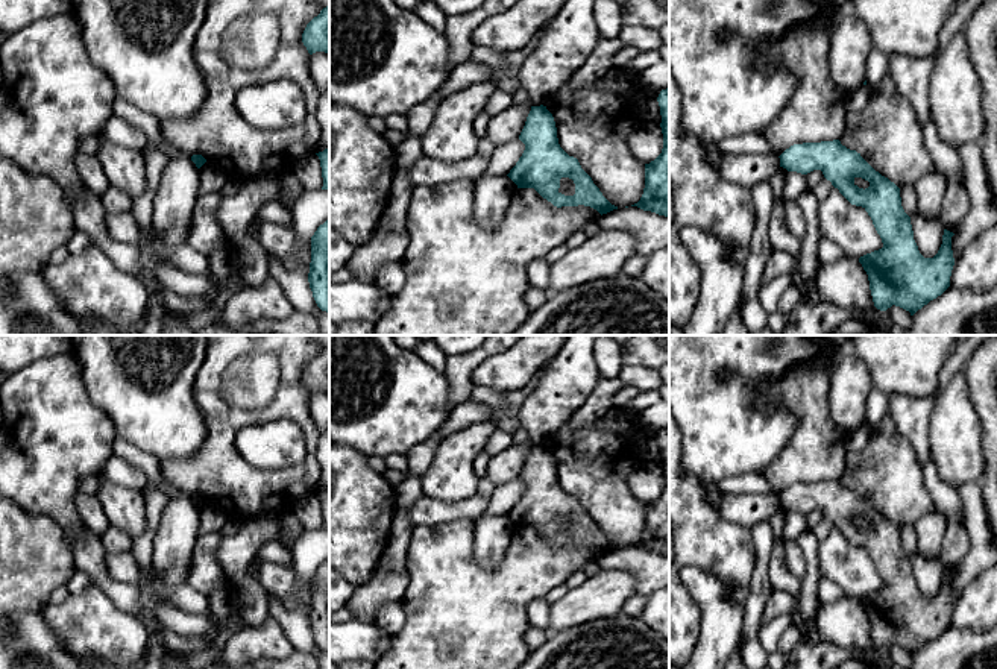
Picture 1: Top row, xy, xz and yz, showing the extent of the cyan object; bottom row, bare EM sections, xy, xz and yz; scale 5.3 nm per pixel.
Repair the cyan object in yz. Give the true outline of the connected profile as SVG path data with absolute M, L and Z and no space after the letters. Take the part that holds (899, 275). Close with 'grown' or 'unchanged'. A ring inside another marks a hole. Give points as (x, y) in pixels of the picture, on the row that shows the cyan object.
M839 140L821 143L794 144L780 156L780 167L788 171L807 174L821 170L839 193L856 206L862 206L873 220L883 247L859 258L868 275L874 306L886 311L892 305L900 306L914 316L930 300L941 296L950 287L950 276L955 265L951 237L944 229L942 244L933 258L924 258L914 240L911 217L901 206L900 188L888 177L876 171L856 150L850 150Z | unchanged

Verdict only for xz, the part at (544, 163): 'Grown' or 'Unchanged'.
Unchanged

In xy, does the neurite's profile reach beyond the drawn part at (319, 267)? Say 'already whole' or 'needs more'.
already whole

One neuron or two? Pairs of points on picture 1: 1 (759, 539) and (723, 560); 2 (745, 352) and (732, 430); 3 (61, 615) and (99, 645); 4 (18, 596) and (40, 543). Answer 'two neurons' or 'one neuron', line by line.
1: two neurons
2: one neuron
3: one neuron
4: one neuron

